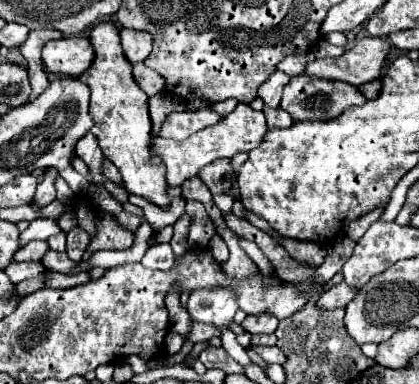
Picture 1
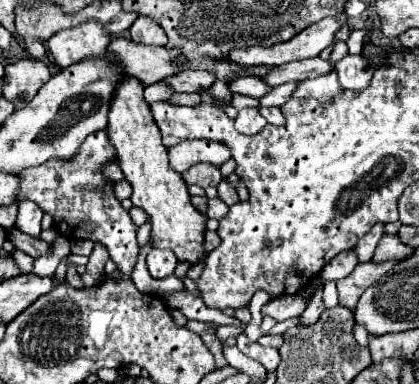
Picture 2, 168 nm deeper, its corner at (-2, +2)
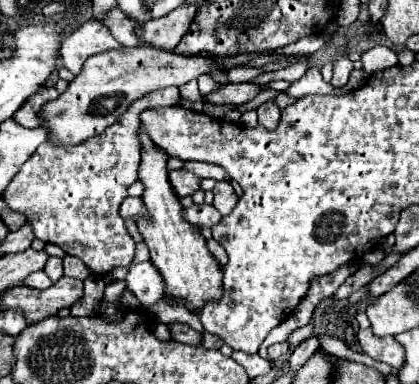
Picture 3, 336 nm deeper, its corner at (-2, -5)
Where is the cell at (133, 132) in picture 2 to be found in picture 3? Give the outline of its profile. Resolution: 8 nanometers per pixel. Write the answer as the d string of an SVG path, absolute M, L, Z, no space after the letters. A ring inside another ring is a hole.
M143 128L139 130L139 142L141 142L141 164L137 180L143 184L141 200L147 208L149 218L137 218L137 228L145 244L149 246L151 262L165 280L165 294L183 298L185 306L191 312L199 312L207 300L219 298L223 268L209 252L201 228L187 222L183 216L183 204L179 202L179 196L173 192L169 182L169 168L167 168L169 154L157 144L153 144L153 140Z

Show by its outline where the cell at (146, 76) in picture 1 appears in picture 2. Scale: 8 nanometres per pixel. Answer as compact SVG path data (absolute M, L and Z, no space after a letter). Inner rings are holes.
M187 69L187 71L181 71L179 77L175 75L175 77L169 77L165 81L171 83L171 87L177 93L199 93L199 91L209 89L215 83L215 77L211 77L211 73L207 73L207 71Z

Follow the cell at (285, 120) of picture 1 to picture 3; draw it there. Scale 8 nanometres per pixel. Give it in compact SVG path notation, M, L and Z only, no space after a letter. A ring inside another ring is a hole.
M269 100L269 102L265 102L257 108L257 116L259 116L259 126L263 126L267 130L275 130L277 124L279 124L281 110Z

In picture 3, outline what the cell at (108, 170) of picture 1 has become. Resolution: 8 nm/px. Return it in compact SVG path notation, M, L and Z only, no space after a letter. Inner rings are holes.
M127 196L123 202L121 202L121 216L123 218L131 218L131 220L135 220L139 214L143 216L143 202L139 200L139 198L131 198L131 196Z

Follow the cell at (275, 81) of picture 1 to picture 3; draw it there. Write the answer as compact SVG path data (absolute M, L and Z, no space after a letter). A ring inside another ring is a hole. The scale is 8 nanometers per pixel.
M201 76L197 82L199 82L201 94L211 94L211 92L221 90L221 84L217 84L217 82L215 82L213 78L209 78L209 76Z

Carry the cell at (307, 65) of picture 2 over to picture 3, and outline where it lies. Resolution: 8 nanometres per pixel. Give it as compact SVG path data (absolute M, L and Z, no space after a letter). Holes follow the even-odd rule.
M255 82L225 84L219 92L207 94L205 100L213 104L245 104L245 102L251 102L255 96L259 96L263 90L265 90L265 84L255 84Z

